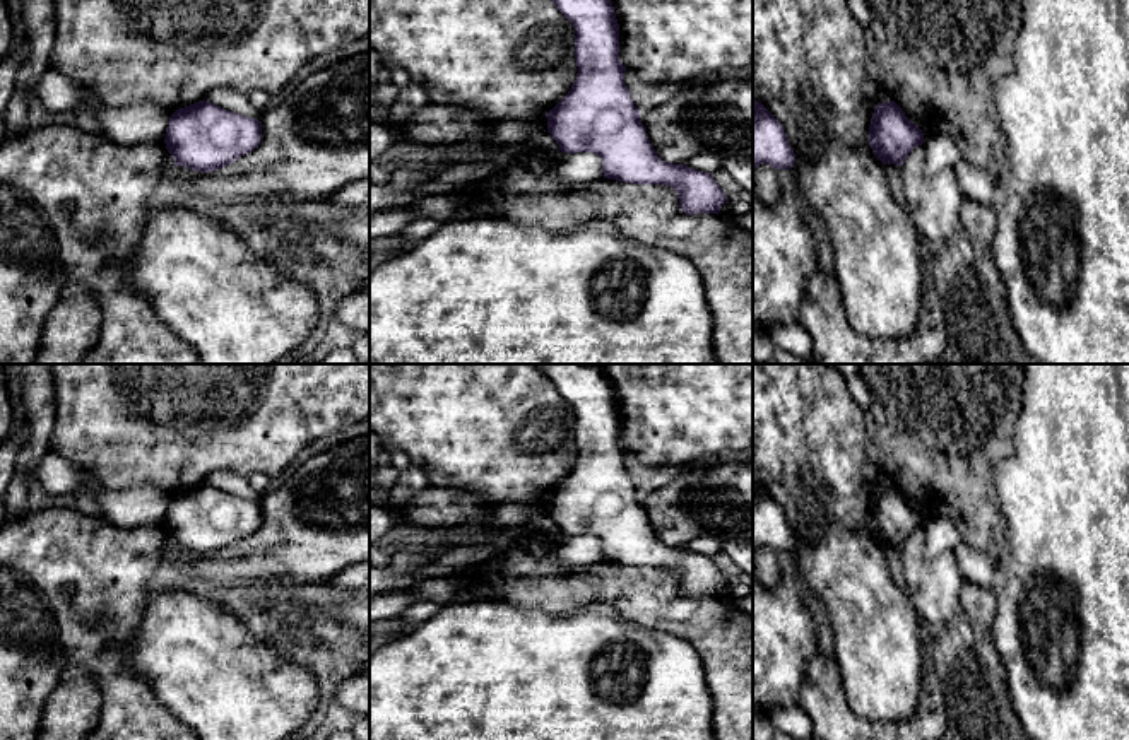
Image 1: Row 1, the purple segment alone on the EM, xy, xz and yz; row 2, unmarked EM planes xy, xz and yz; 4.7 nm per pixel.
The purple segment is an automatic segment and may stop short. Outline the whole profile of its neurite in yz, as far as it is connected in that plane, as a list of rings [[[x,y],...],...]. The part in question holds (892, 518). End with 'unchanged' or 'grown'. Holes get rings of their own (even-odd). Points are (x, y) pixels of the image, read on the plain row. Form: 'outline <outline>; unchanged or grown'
outline [[[878,485],[869,508],[869,528],[883,547],[901,549],[924,526],[922,513],[895,485]]]; unchanged

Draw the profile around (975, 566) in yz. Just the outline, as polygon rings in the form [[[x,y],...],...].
[[[963,542],[955,547],[960,573],[966,583],[992,590],[996,561],[984,552],[970,549]]]

